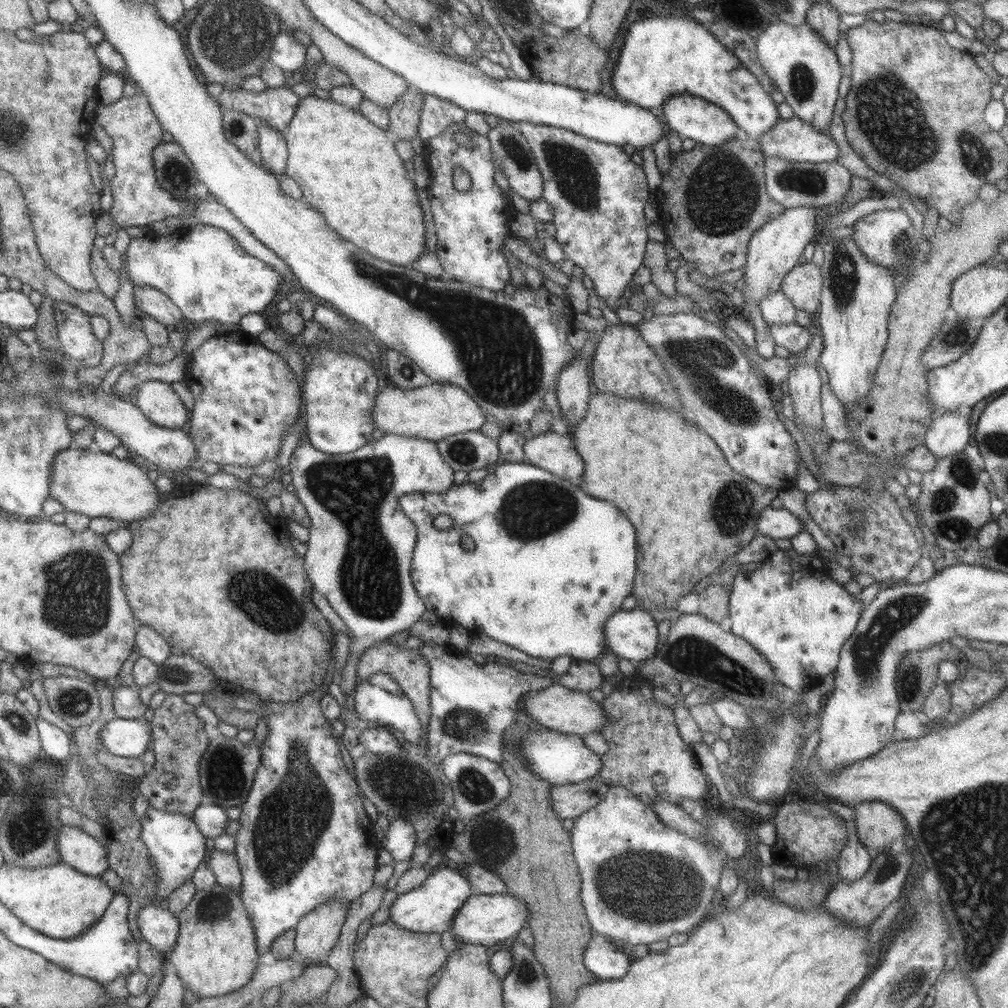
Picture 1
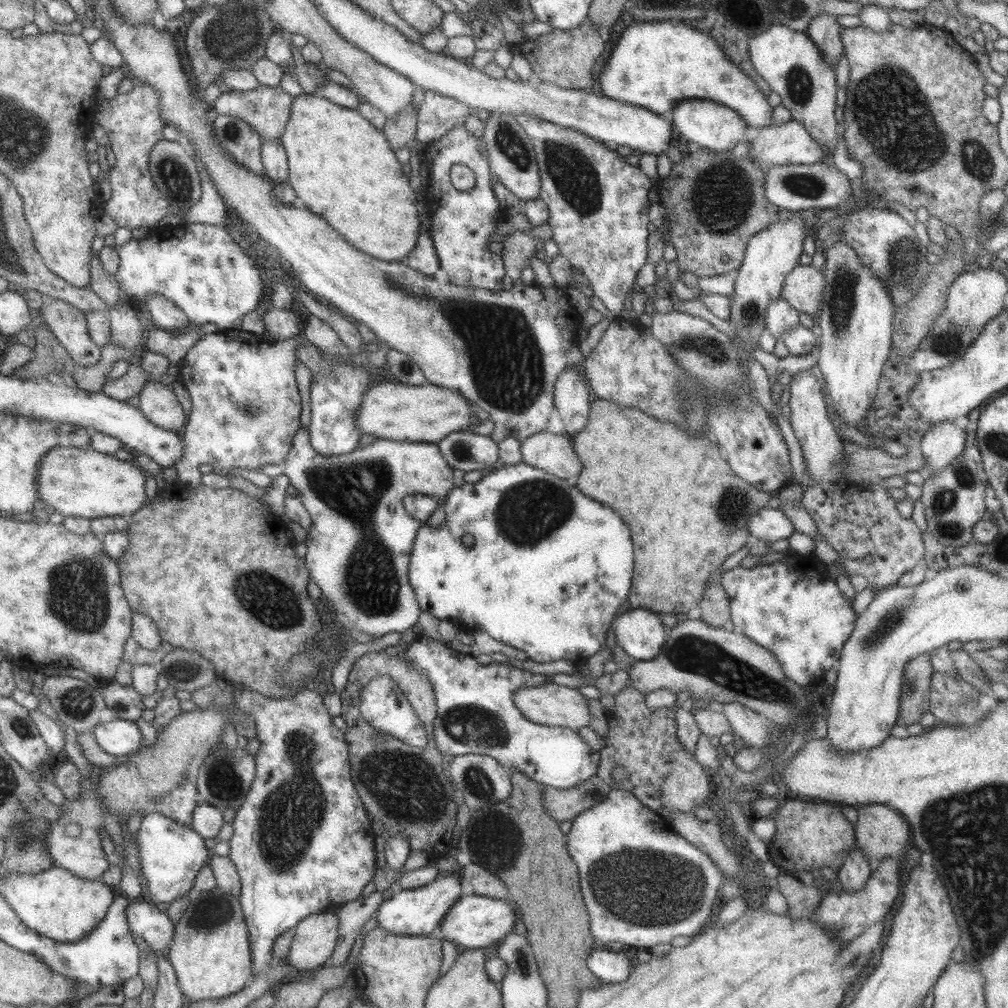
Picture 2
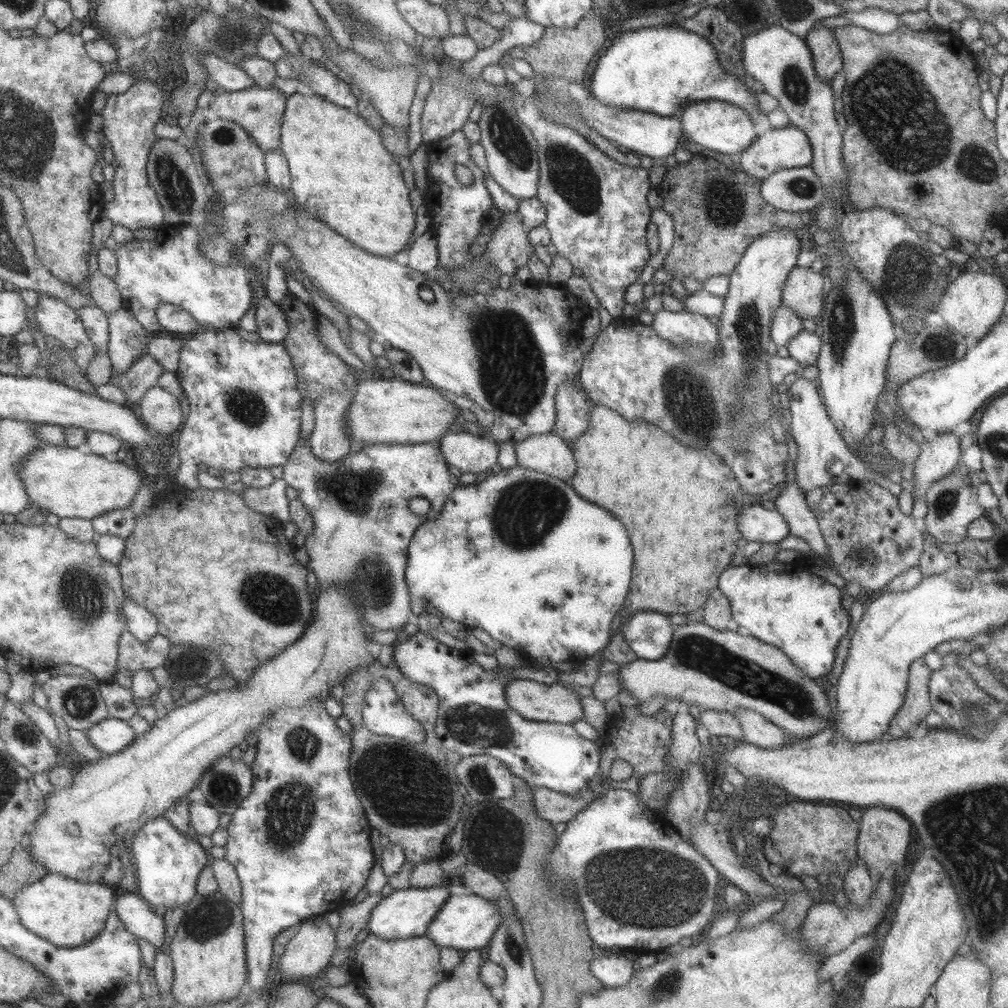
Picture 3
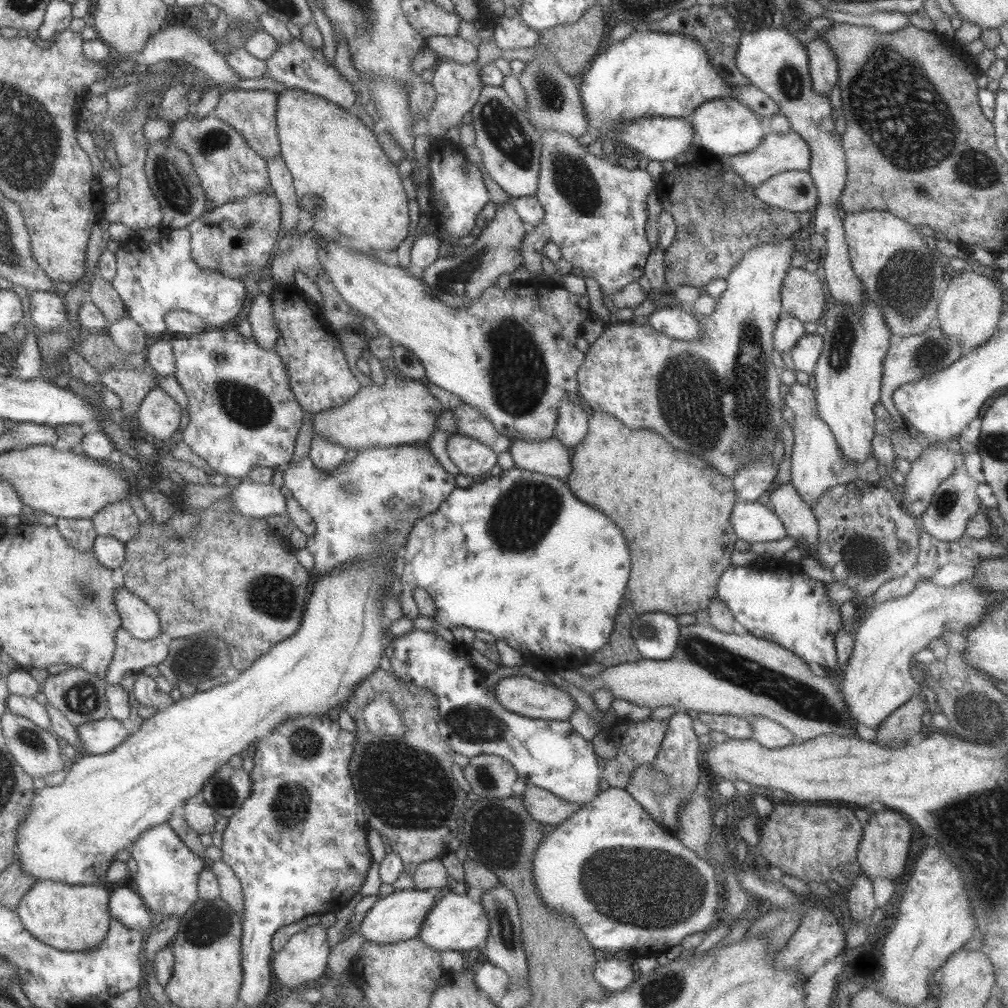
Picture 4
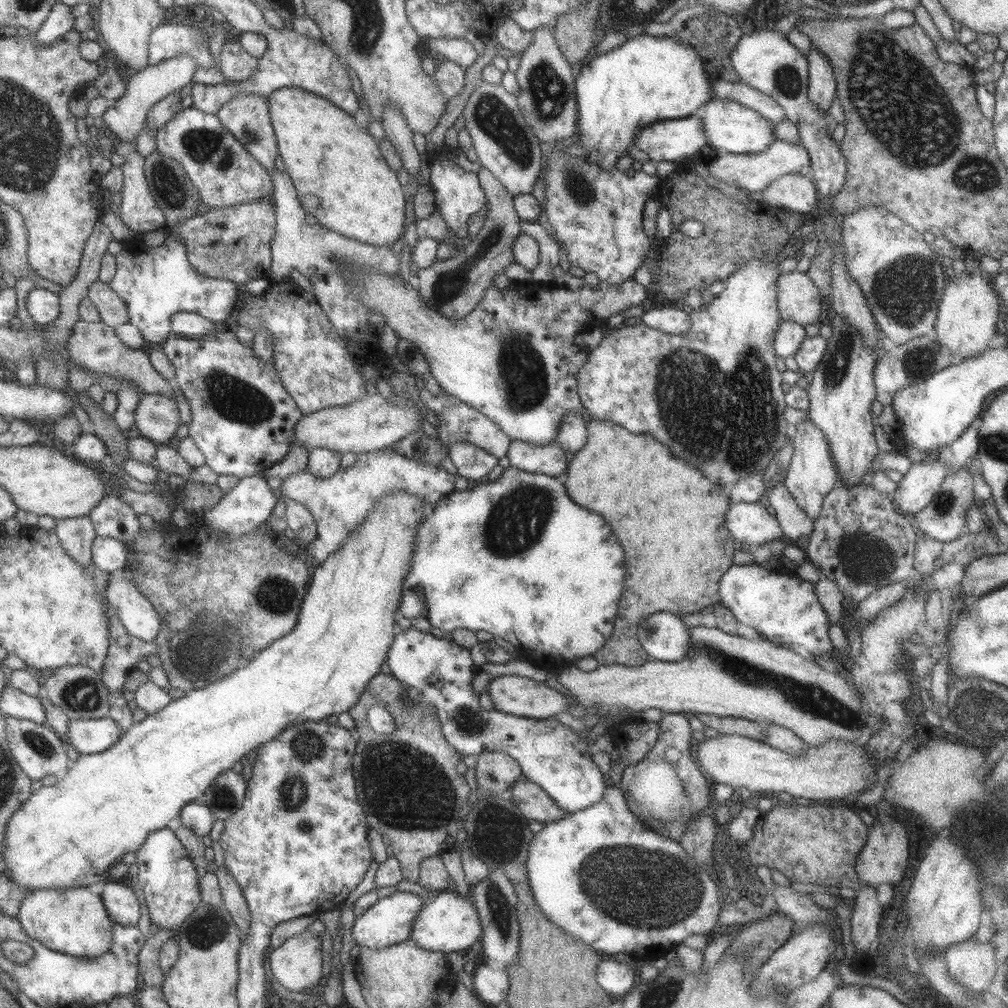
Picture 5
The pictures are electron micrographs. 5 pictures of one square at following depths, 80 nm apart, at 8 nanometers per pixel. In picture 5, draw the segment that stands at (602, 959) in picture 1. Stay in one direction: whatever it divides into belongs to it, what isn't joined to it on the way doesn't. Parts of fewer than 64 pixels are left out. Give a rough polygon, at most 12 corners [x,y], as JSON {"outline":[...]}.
{"outline":[[603,960],[596,983],[613,998],[627,994],[634,969]]}

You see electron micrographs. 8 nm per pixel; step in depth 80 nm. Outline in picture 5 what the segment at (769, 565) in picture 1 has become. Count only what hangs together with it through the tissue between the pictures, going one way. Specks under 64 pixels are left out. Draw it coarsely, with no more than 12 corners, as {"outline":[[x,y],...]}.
{"outline":[[732,564],[719,603],[807,657],[836,656],[830,622],[797,574]]}

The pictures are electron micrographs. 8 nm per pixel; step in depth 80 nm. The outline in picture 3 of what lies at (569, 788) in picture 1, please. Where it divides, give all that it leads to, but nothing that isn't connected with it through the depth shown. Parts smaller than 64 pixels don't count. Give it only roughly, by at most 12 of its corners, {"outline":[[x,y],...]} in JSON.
{"outline":[[599,774],[577,795],[533,787],[534,813],[567,822],[610,790]]}

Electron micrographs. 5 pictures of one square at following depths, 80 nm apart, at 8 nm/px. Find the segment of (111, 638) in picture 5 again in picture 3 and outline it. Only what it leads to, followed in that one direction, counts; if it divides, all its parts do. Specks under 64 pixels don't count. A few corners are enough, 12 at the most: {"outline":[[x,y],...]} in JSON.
{"outline":[[123,630],[110,681],[134,673],[162,666],[170,646],[159,632],[141,642]]}

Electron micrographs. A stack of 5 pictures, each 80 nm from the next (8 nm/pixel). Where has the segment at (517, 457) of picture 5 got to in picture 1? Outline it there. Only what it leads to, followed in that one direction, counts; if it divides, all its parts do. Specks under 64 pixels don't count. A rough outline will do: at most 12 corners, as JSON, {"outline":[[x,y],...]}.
{"outline":[[570,436],[527,438],[525,462],[577,482],[582,458]]}

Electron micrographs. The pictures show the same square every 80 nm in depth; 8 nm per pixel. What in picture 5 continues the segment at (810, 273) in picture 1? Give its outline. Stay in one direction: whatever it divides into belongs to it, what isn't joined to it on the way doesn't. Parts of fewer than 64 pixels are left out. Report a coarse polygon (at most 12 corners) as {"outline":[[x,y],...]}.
{"outline":[[807,274],[775,283],[782,321],[819,324],[822,297]]}

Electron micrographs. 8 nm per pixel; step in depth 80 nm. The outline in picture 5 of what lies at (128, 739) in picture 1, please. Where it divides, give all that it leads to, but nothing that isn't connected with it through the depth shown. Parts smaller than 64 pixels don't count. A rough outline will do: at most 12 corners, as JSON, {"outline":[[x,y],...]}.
{"outline":[[108,716],[68,719],[66,743],[80,755],[101,753],[123,730]]}

